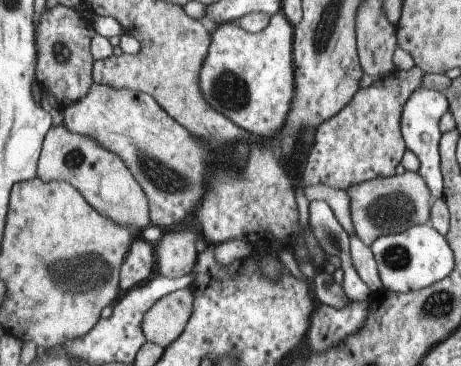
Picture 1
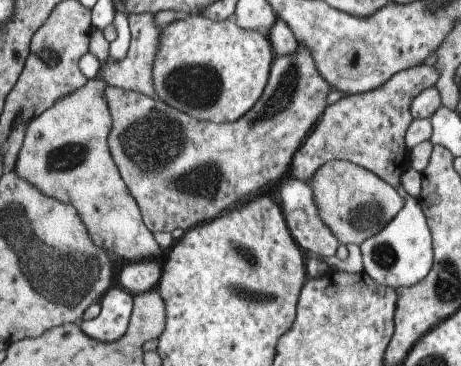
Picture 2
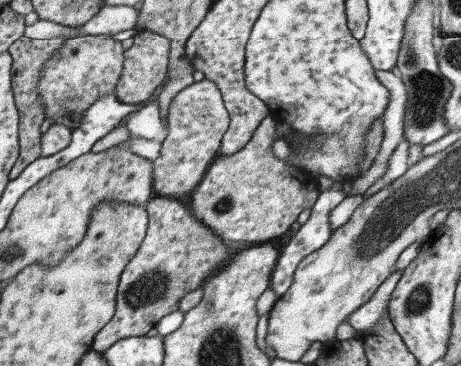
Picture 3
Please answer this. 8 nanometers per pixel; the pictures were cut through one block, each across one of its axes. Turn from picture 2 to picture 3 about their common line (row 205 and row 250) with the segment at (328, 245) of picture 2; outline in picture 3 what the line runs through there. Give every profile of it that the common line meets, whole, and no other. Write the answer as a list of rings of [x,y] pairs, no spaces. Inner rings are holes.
[[[333,182],[329,188],[319,188],[317,202],[315,202],[313,208],[309,210],[309,212],[311,212],[309,220],[307,220],[307,222],[305,222],[305,224],[291,236],[291,240],[281,248],[281,252],[279,252],[279,256],[277,256],[275,270],[271,272],[271,280],[269,280],[269,288],[277,294],[277,298],[283,296],[283,294],[289,290],[289,286],[291,286],[291,282],[293,282],[295,268],[299,266],[299,262],[301,262],[307,254],[319,250],[319,248],[329,240],[331,230],[329,230],[329,224],[327,224],[327,212],[329,212],[333,206],[337,206],[343,198],[345,198],[345,192],[343,192],[341,182]]]

